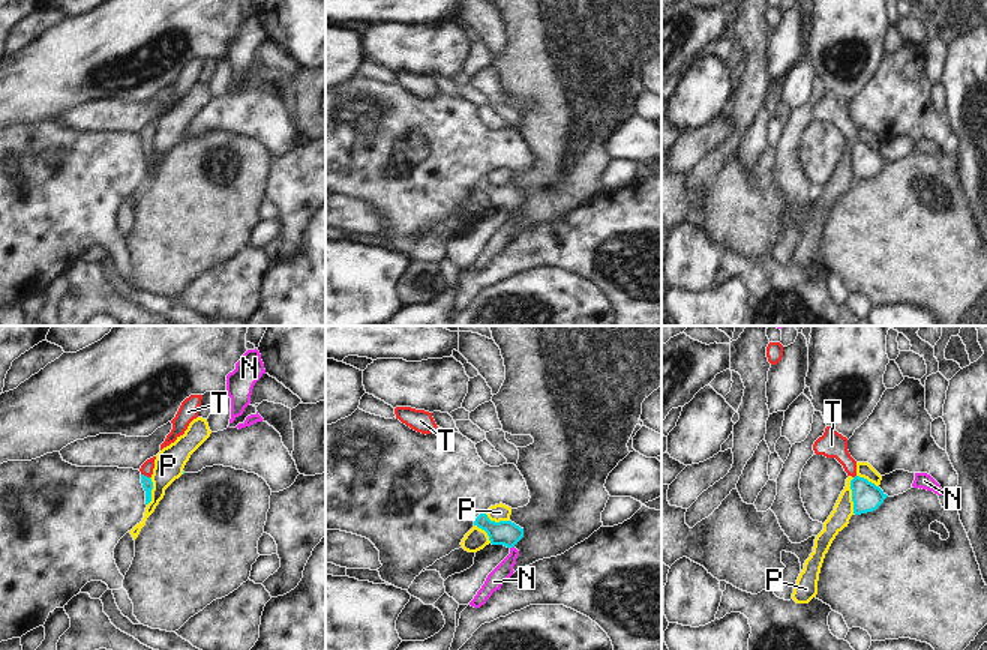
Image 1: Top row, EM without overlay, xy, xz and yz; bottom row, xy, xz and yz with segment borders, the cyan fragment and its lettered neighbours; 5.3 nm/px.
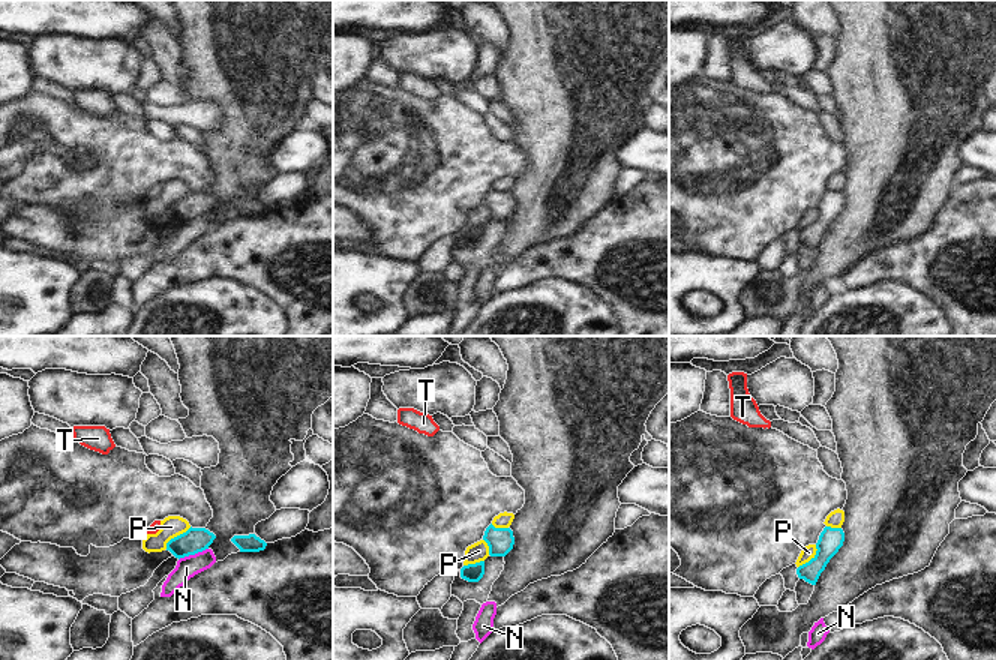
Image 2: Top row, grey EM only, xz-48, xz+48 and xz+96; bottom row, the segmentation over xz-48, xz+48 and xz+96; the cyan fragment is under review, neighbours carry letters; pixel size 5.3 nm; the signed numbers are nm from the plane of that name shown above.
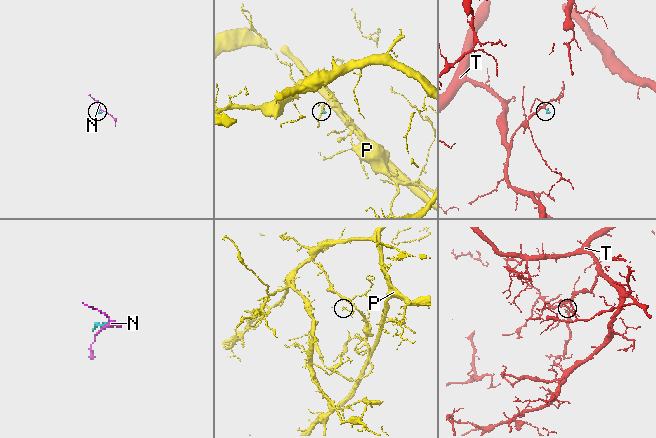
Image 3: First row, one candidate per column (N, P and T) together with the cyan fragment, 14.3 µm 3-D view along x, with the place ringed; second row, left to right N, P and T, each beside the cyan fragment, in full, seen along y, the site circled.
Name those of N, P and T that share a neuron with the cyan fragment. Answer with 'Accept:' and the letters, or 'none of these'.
Accept: T

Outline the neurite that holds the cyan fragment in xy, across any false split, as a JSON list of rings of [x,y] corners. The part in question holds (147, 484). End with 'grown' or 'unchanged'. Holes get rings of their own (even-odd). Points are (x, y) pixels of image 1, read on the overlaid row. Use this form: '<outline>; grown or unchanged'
[[[156,456],[147,459],[140,468],[140,471],[141,471],[141,483],[142,483],[142,488],[146,491],[146,504],[148,504],[152,501],[153,482],[152,482],[150,477],[153,474],[154,459],[156,459]]]; grown

